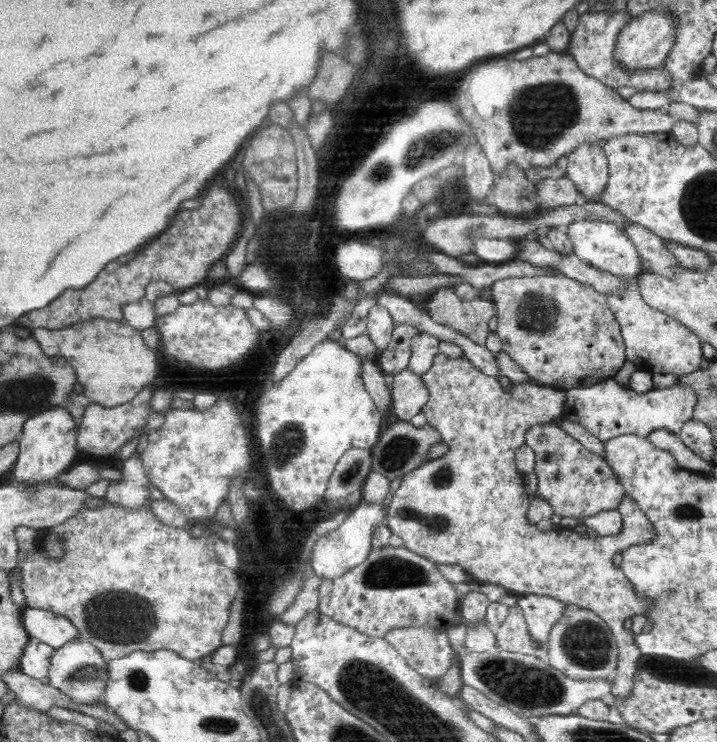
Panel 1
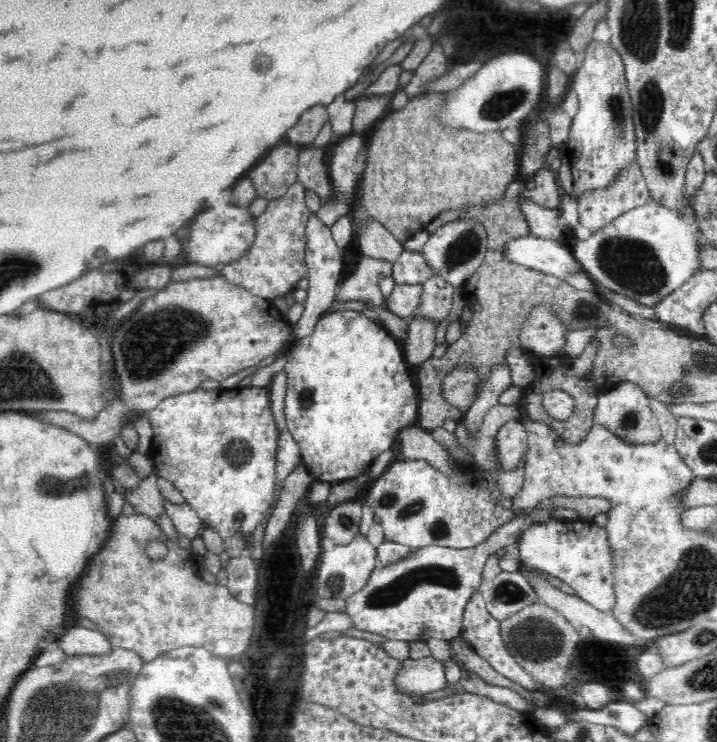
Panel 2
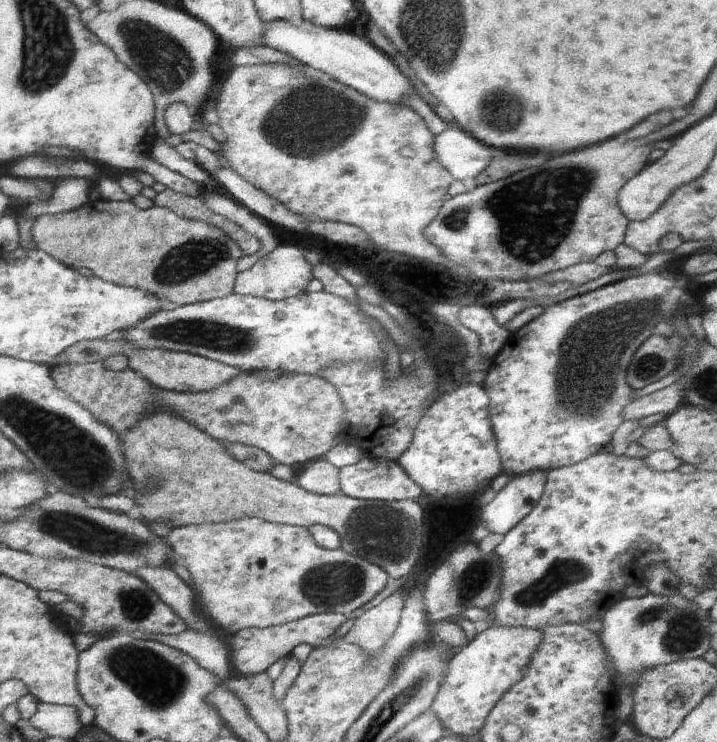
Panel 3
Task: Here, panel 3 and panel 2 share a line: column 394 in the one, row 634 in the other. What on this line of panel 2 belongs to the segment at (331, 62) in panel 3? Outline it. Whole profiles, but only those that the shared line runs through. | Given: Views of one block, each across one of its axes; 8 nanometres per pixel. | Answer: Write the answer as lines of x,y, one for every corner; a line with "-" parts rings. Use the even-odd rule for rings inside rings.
79,625
68,628
58,642
68,657
80,654
104,656
113,649
108,637
99,630
94,631

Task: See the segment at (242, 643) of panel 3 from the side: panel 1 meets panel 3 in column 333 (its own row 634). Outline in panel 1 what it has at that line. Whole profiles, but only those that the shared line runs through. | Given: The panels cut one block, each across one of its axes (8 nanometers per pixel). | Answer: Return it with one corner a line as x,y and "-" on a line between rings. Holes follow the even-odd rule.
440,352
436,354
432,368
421,375
421,380
430,393
421,412
426,415
427,424
434,427
442,442
449,446
449,450
443,456
426,461
403,476
399,488
386,508
384,524
393,534
402,538
402,546
411,552
446,566
461,566
478,583
503,586
520,596
545,596
567,606
576,605
599,614
610,627
619,652
610,694
622,699
629,697
634,688
634,675
642,652
634,643
635,632
624,628
624,620
636,614
648,614
652,599
638,597
634,585
628,580
622,567
612,563
612,560
632,544
650,542
656,536
654,524
627,494
624,494
617,508
622,517
622,532
614,536
584,538
573,528
563,528
560,525
544,531
526,519
534,497
529,496
524,489
524,474
520,473
516,466
516,450
525,445
524,436
532,426
551,424
553,419
563,416
566,402
564,390
530,382
512,383
511,389
504,391
496,377
486,376
466,357
448,358

